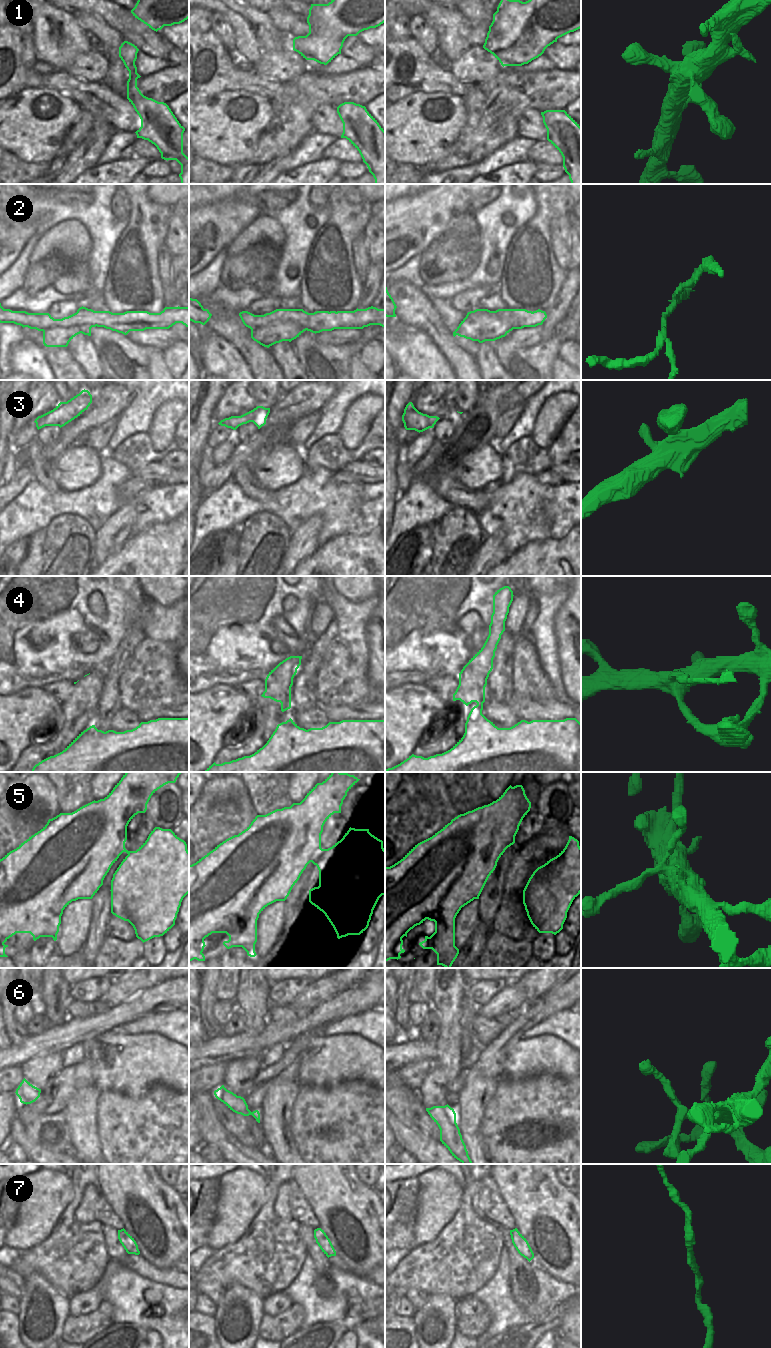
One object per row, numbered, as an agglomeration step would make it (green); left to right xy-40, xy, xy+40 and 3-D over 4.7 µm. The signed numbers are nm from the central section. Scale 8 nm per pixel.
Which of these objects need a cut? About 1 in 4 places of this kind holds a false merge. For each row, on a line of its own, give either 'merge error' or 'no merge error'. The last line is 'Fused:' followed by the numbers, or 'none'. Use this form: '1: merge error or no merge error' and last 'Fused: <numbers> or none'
1: no merge error
2: merge error
3: no merge error
4: merge error
5: no merge error
6: no merge error
7: no merge error
Fused: 2, 4

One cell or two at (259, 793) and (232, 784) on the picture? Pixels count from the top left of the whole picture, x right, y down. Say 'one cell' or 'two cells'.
two cells

